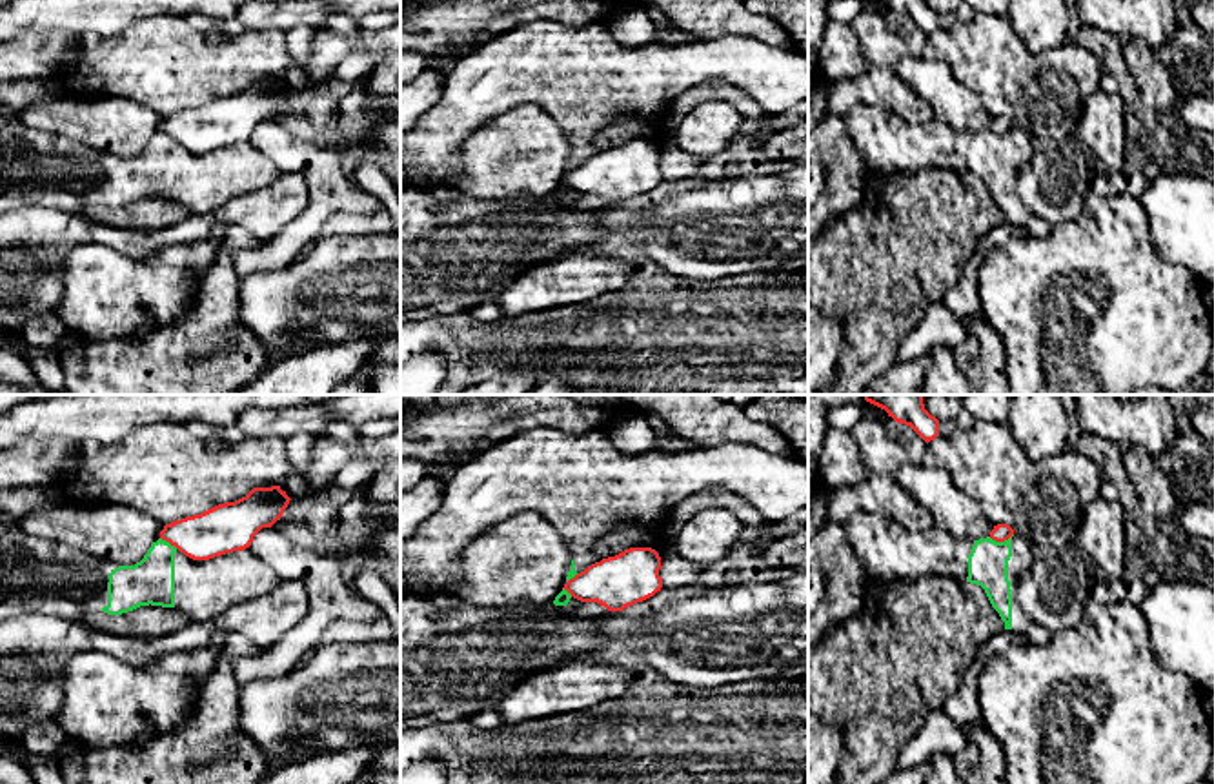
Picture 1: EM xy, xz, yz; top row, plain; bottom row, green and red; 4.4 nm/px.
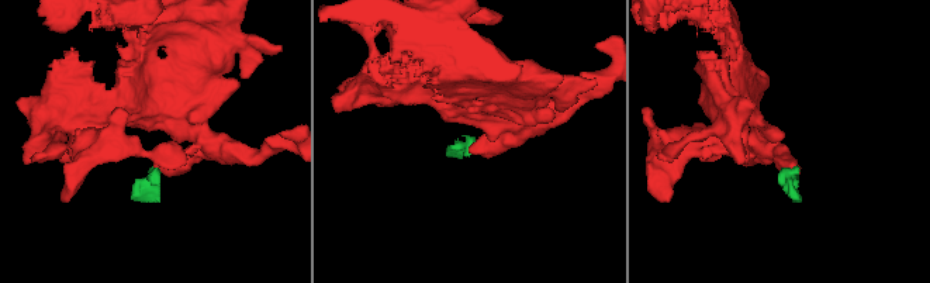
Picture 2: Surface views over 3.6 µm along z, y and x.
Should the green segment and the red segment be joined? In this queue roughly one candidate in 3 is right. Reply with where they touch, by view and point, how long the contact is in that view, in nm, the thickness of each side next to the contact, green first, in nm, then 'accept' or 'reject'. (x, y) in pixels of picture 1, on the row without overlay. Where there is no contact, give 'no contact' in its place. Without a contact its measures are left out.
yz (1000, 135) | 110 nm | 180/80 nm | reject

